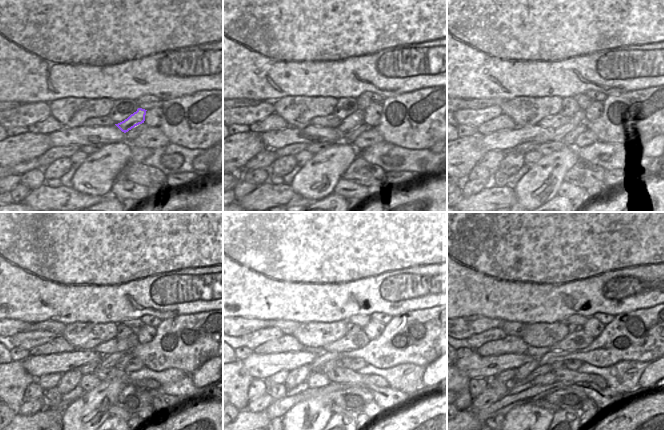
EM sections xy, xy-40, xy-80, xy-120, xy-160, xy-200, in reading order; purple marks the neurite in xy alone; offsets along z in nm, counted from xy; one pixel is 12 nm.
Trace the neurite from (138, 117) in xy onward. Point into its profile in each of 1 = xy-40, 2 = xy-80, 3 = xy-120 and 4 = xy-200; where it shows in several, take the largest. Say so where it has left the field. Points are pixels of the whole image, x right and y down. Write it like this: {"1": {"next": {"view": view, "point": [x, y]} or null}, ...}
{"1": {"next": {"view": "xy-40", "point": [356, 118]}}, "2": {"next": {"view": "xy-80", "point": [578, 118]}}, "3": {"next": {"view": "xy-120", "point": [106, 361]}}, "4": {"next": {"view": "xy-200", "point": [542, 369]}}}

